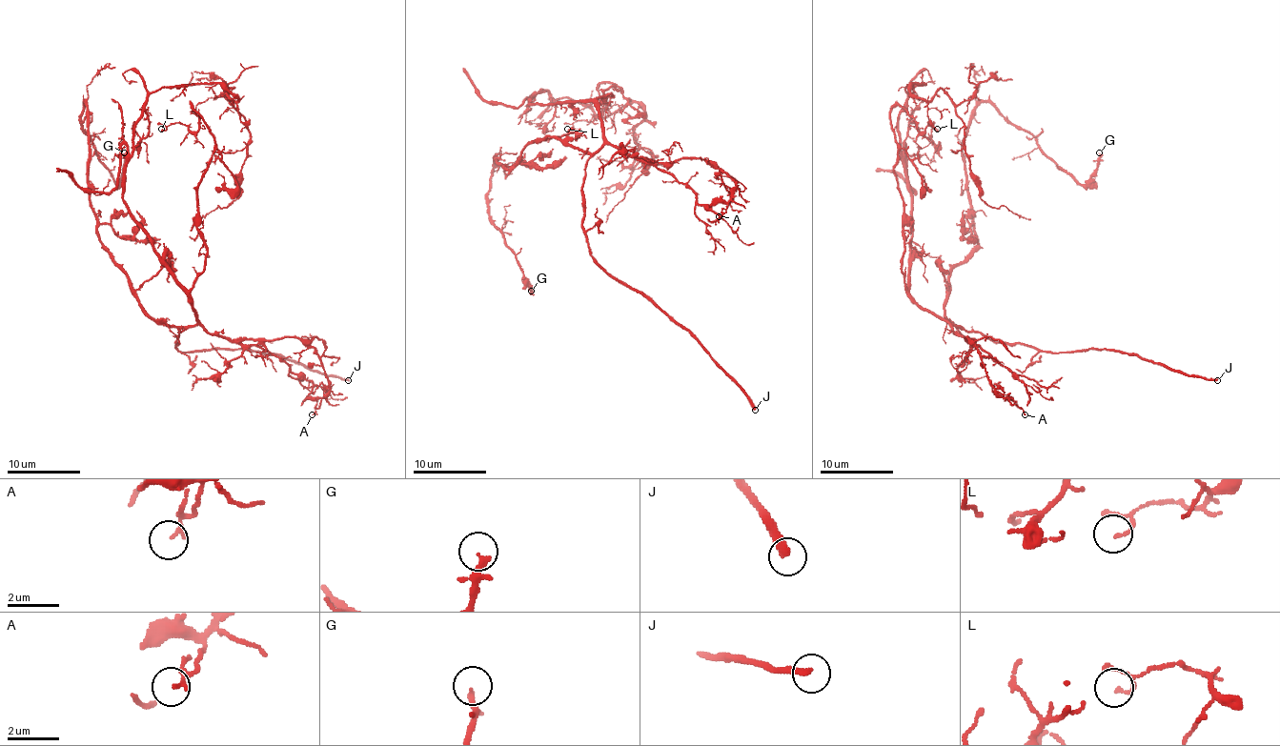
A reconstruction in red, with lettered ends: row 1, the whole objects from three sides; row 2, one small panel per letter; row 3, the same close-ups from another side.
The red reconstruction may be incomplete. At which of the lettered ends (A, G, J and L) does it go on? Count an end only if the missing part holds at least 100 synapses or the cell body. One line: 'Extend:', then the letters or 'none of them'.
Extend: J

